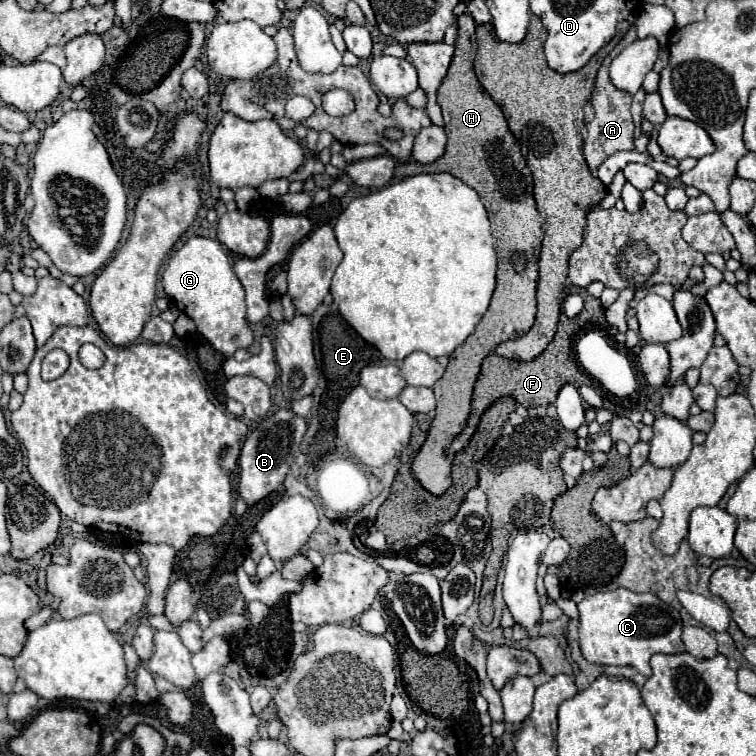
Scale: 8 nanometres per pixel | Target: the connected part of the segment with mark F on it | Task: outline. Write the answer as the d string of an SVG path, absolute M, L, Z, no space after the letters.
M571 287L571 293L579 293L579 295L583 297L585 309L583 309L577 317L573 317L573 319L569 319L569 317L565 317L565 313L561 313L559 329L557 329L553 341L547 345L547 349L545 349L539 357L535 357L535 359L531 359L531 361L513 361L513 359L503 358L491 352L484 359L477 383L475 383L475 391L473 391L473 405L471 405L467 427L453 439L449 447L449 453L451 453L451 455L457 453L457 451L461 451L461 449L469 443L469 439L473 437L473 433L475 433L477 429L479 417L481 417L483 411L485 411L491 403L495 403L499 397L512 397L517 403L521 403L523 407L531 409L535 407L537 408L537 410L535 410L537 411L537 416L544 417L546 416L547 407L555 401L555 397L557 397L557 393L559 393L559 389L561 389L563 385L567 385L567 383L571 383L571 385L579 383L579 385L581 385L583 381L585 381L585 383L591 381L589 377L585 377L583 369L577 367L577 363L575 363L575 359L573 359L571 343L573 343L573 335L575 335L577 331L581 331L587 323L593 321L593 323L597 323L597 325L605 325L605 309L601 307L601 301L595 299L595 297L591 297L585 289Z

